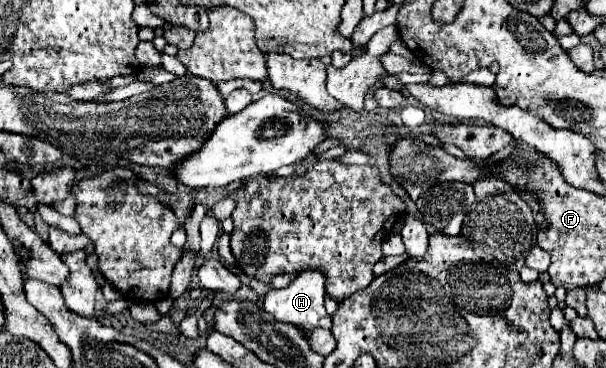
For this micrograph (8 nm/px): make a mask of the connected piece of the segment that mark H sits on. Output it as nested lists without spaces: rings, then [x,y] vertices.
[[[303,271],[299,273],[285,289],[269,289],[265,295],[265,311],[271,313],[277,321],[283,323],[293,323],[299,325],[303,329],[315,329],[315,327],[325,327],[331,329],[331,317],[327,315],[325,307],[323,307],[323,299],[325,299],[325,277],[319,271]]]

